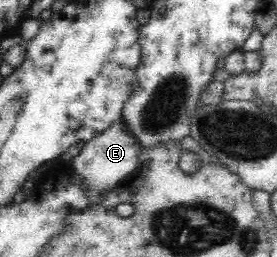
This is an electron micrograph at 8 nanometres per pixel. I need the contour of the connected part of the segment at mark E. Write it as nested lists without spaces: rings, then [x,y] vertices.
[[[120,120],[83,144],[82,151],[70,165],[82,179],[82,189],[85,190],[90,205],[102,203],[114,188],[136,170],[140,152],[140,145],[134,141],[134,137],[126,131]]]

